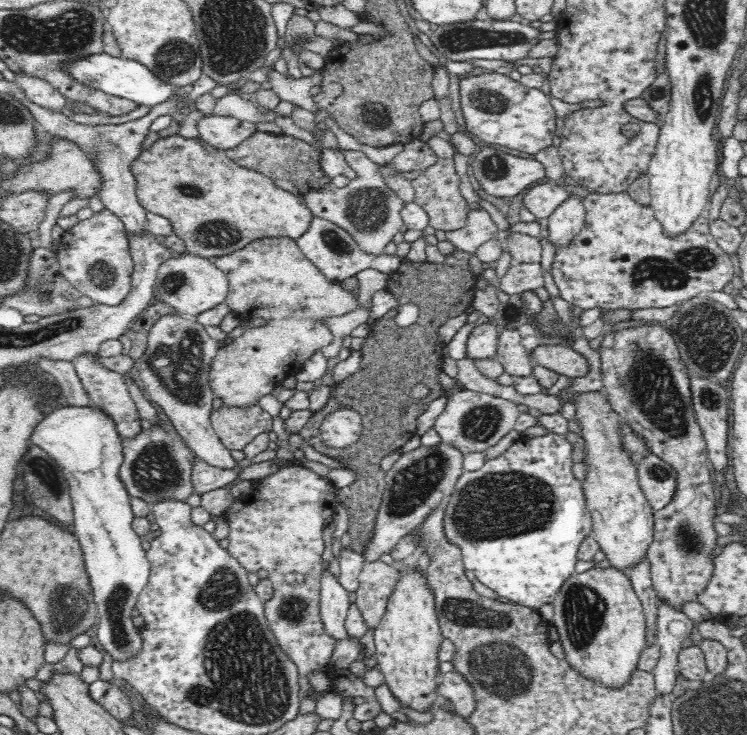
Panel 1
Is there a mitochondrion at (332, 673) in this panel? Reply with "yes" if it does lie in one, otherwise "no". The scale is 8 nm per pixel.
no

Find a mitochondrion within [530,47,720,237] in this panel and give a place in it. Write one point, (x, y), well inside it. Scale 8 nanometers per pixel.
(704, 87)

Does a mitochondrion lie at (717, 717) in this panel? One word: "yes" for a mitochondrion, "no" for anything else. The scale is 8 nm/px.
yes

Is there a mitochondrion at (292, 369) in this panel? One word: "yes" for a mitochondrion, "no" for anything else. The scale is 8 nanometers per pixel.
no

